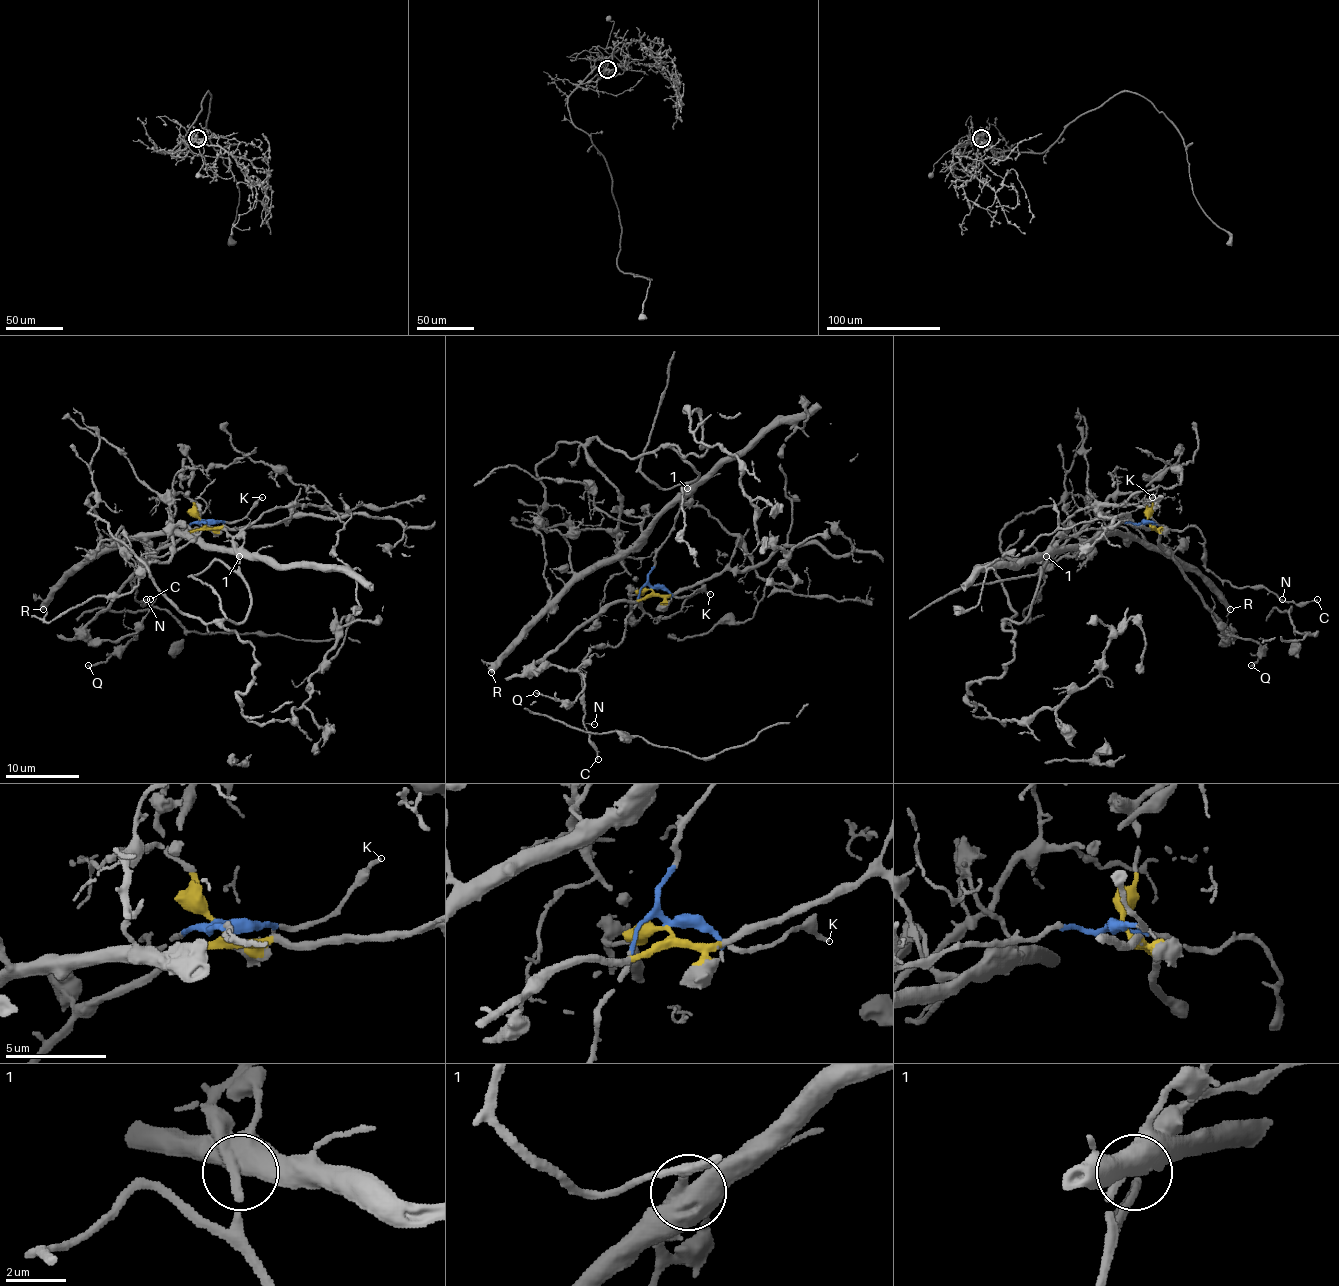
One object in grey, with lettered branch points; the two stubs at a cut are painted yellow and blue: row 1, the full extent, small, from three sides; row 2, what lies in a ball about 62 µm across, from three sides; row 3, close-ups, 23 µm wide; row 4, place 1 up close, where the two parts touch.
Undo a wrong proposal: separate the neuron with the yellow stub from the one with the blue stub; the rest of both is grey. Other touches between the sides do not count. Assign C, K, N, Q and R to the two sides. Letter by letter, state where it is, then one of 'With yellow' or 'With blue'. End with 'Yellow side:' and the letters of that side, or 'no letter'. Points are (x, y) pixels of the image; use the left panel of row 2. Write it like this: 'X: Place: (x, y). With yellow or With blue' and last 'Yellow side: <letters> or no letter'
C: Place: (150, 599). With blue
K: Place: (262, 497). With blue
N: Place: (146, 599). With blue
Q: Place: (88, 665). With yellow
R: Place: (43, 609). With yellow
Yellow side: Q, R

